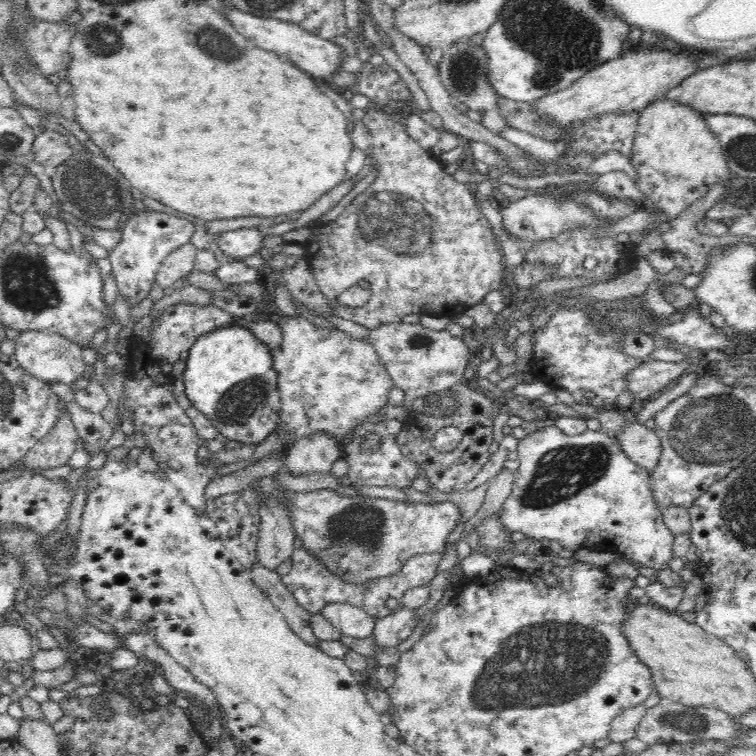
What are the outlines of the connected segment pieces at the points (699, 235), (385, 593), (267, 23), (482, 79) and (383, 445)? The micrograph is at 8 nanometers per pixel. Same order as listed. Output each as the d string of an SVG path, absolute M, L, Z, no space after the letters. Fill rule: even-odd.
M724 183L710 185L706 196L697 200L693 205L690 205L686 210L683 210L678 216L674 217L673 220L670 220L671 229L660 234L665 244L665 250L668 252L668 255L674 259L675 267L682 269L686 275L699 274L705 270L707 266L706 258L708 258L708 252L710 252L712 248L718 247L719 245L736 244L736 242L740 242L738 235L726 234L711 236L698 231L698 222L706 218L708 208L714 206L714 202L720 200L725 187L726 184Z
M302 547L294 550L291 559L291 570L287 575L281 576L281 581L302 609L316 614L321 613L328 604L342 602L360 608L376 620L404 610L403 597L407 590L429 584L439 572L438 564L442 560L442 553L415 554L404 563L404 566L401 566L396 574L373 578L361 585L344 582L344 579L334 575L328 567L322 566L314 554Z
M226 8L225 14L226 19L232 23L232 27L239 34L251 40L255 46L275 53L299 70L307 72L316 80L328 81L332 74L340 71L340 64L342 64L342 58L345 54L342 48L334 43L334 40L320 38L293 23L282 22L274 18L258 17L236 8Z
M469 38L457 40L452 46L445 49L438 70L441 81L452 101L454 103L462 102L469 110L480 112L481 124L488 131L500 133L509 128L504 115L500 113L500 107L498 107L498 100L501 96L496 93L488 81L489 57L482 46L474 46L470 43Z
M384 418L379 423L364 422L353 429L354 440L345 442L342 446L342 458L349 465L348 479L352 485L357 486L392 486L392 488L410 488L420 473L421 468L414 463L413 459L404 458L398 447L398 434L402 432L402 421ZM366 432L373 432L379 436L379 445L373 451L362 451L362 442Z

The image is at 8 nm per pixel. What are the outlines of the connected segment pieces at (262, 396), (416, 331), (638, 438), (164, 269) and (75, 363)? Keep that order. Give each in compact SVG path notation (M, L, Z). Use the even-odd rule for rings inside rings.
M220 327L200 336L190 348L182 374L185 393L191 406L202 411L228 440L257 445L280 422L282 401L273 364L269 346L248 327Z
M392 322L380 324L368 330L368 339L373 344L380 362L388 371L394 386L405 392L405 407L412 410L416 398L425 398L432 393L448 390L462 380L466 364L471 356L469 346L460 338L453 337L446 329L436 331L420 323Z
M628 422L626 428L622 428L615 436L620 441L622 450L633 462L649 473L658 467L662 445L660 437L652 429L645 424Z
M190 242L173 250L164 258L154 282L156 281L166 292L171 291L176 280L185 278L193 272L196 254L198 249Z
M20 330L18 331L18 338L14 340L15 352L14 357L20 366L24 367L24 370L28 371L34 378L38 378L45 383L48 382L61 382L66 383L69 387L74 380L80 380L83 384L83 379L81 378L84 371L89 369L82 359L82 347L67 338L61 336L56 332L42 332L41 330Z

